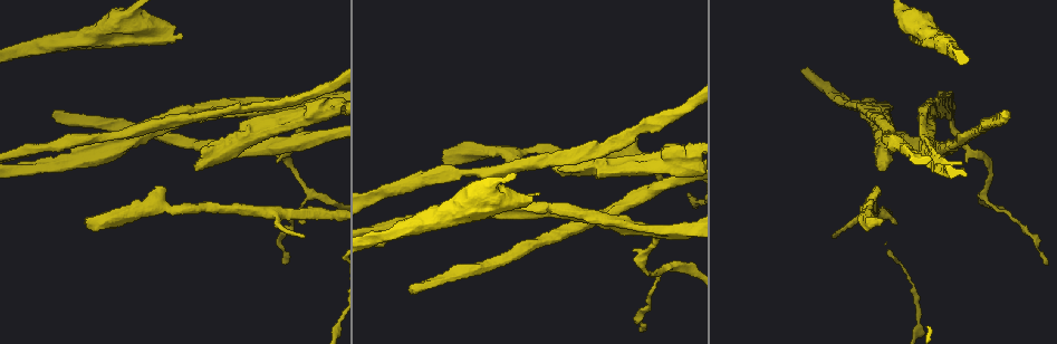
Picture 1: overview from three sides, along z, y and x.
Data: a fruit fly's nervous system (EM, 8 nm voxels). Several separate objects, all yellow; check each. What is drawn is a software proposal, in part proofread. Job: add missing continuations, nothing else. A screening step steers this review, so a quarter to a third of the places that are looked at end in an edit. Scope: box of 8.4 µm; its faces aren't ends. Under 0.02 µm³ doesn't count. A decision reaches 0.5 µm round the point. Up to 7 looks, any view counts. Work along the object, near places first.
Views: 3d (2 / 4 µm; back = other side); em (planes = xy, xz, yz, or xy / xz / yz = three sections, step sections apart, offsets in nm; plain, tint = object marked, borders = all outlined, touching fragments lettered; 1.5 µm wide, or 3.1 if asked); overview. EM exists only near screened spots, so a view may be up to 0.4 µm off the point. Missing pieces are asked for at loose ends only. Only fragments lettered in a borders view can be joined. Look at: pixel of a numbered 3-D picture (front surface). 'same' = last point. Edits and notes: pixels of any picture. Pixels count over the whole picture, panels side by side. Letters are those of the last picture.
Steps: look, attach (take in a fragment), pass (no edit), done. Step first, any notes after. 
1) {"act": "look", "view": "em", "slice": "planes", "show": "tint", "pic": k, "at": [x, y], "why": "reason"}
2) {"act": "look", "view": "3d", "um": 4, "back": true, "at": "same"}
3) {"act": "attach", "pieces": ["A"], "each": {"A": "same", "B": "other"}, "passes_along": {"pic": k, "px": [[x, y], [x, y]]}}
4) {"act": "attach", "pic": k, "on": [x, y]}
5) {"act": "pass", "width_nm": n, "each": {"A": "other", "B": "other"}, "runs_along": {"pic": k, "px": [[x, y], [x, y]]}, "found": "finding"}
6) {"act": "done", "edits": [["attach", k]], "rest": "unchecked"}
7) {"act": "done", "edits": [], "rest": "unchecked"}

{"act": "look", "view": "3d", "um": 2, "pic": 1, "at": [910, 37], "why": "an open end"}

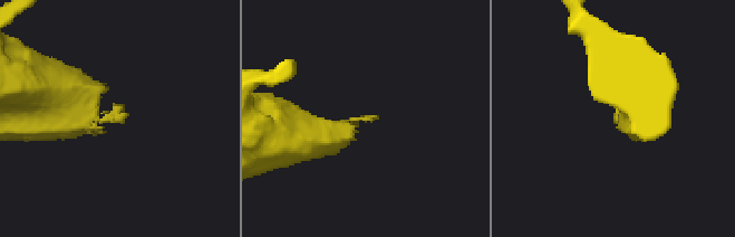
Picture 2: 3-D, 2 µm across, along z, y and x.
{"act": "look", "view": "em", "slice": "planes", "show": "borders", "pic": 2, "at": [373, 116], "why": "shape alone is not enough"}

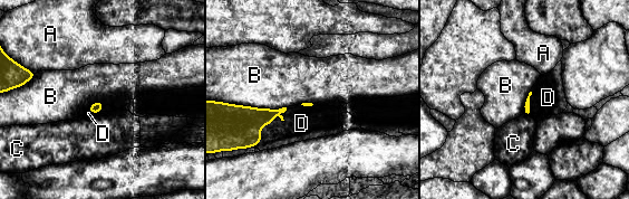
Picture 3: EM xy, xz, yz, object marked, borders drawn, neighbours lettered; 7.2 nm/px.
{"act": "attach", "pieces": ["D"], "each": {"A": "other", "B": "other", "C": "other", "D": "same"}, "passes_along": {"pic": 3, "px": [[230, 126], [264, 125], [299, 124]]}, "found": "it goes on there"}

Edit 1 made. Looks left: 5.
{"act": "look", "view": "overview", "why": "see it whole again"}

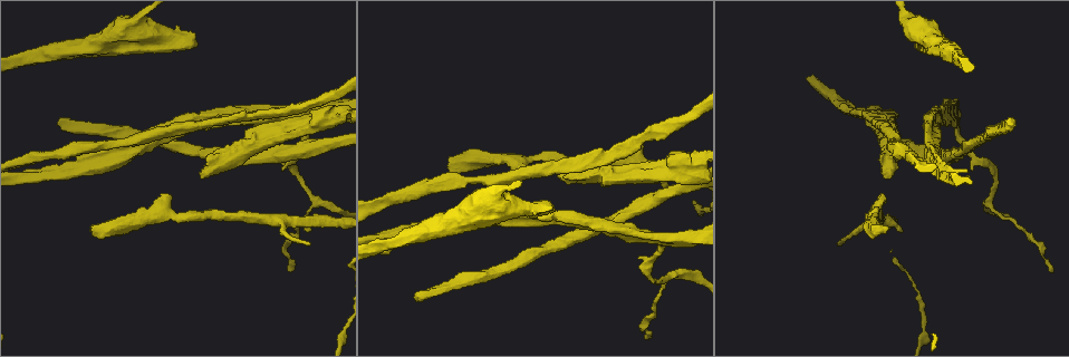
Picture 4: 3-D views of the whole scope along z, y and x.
{"act": "look", "view": "em", "slice": "yz", "step": 8, "show": "borders", "pic": 4, "at": [57, 124]}

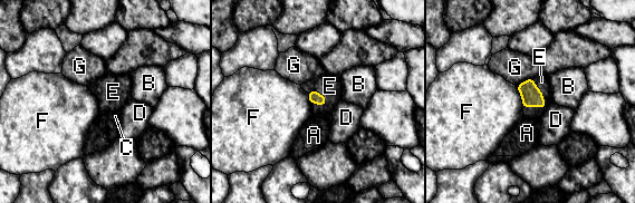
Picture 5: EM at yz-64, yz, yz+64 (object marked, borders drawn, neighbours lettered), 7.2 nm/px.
{"act": "attach", "pieces": ["E"], "each": {"A": "other", "B": "other", "C": "other", "D": "other", "E": "same", "F": "other", "G": "other"}, "passes_along": {"pic": 5, "px": [[315, 97], [317, 92], [329, 86]]}, "found": "it goes on there"}

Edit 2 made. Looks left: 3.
{"act": "look", "view": "overview", "why": "see it whole again"}

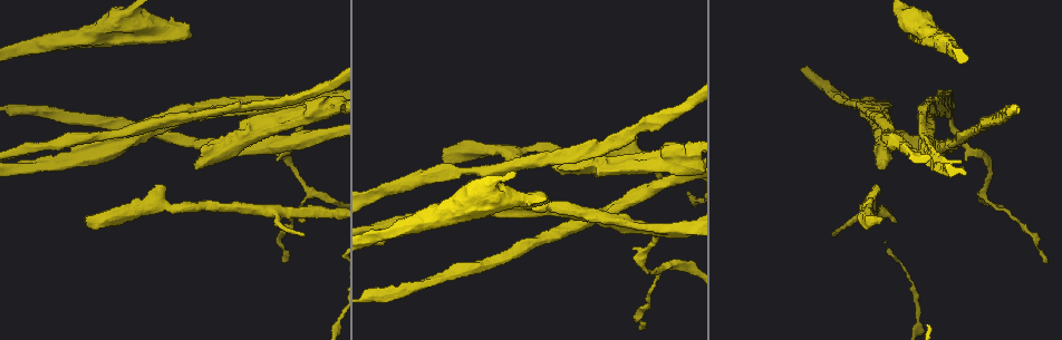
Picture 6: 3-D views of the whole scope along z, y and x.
{"act": "look", "view": "3d", "um": 2, "pic": 6, "at": [91, 219], "why": "free end"}

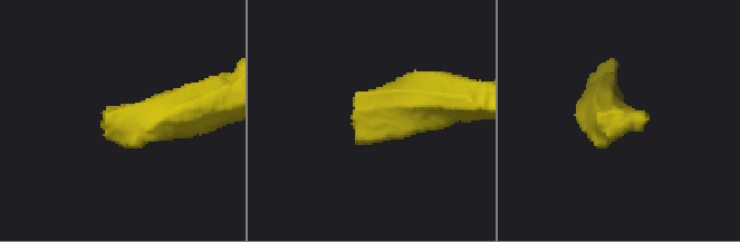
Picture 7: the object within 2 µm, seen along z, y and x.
{"act": "look", "view": "em", "slice": "planes", "show": "borders", "pic": 7, "at": [647, 117], "why": "now the EM"}

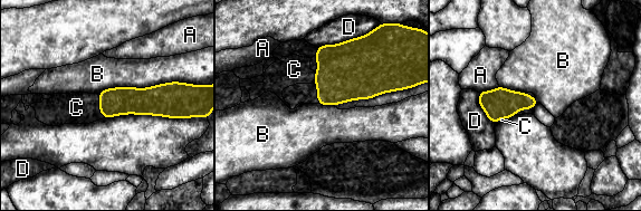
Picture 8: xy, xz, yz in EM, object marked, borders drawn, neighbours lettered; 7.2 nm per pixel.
{"act": "attach", "pieces": ["C"], "longest_contact_nm": ["B", 600], "each": {"A": "other", "B": "other", "C": "same", "D": "other"}, "passes_along": {"pic": 8, "px": [[121, 101], [99, 106], [76, 107]]}, "found": "it goes on there"}

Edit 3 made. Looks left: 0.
{"act": "done", "edits": [["attach", 3], ["attach", 5], ["attach", 8]], "rest": "unchecked"}

